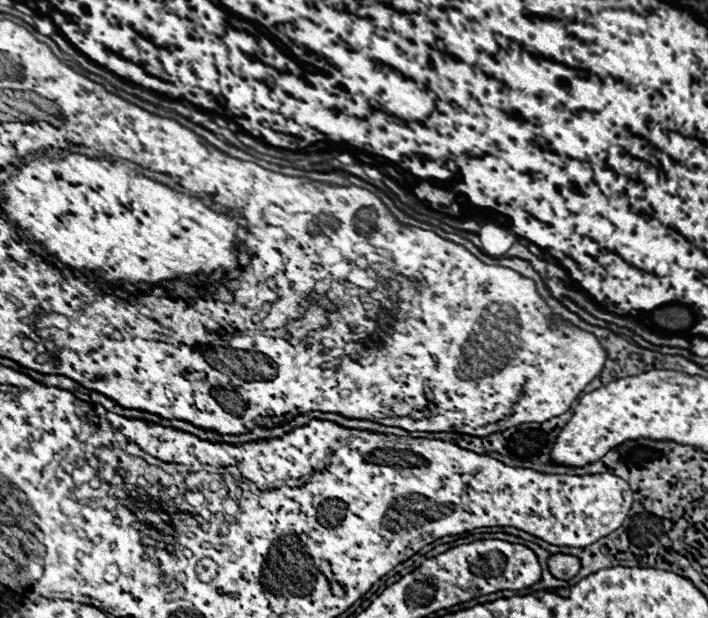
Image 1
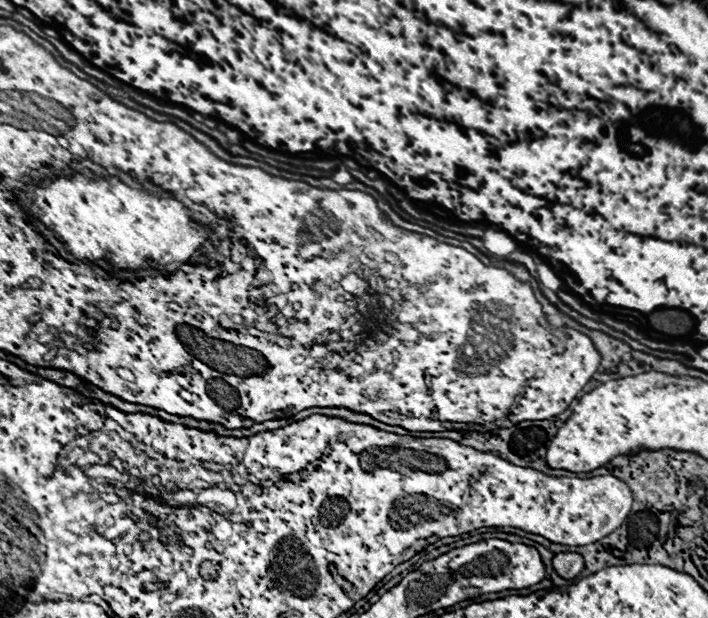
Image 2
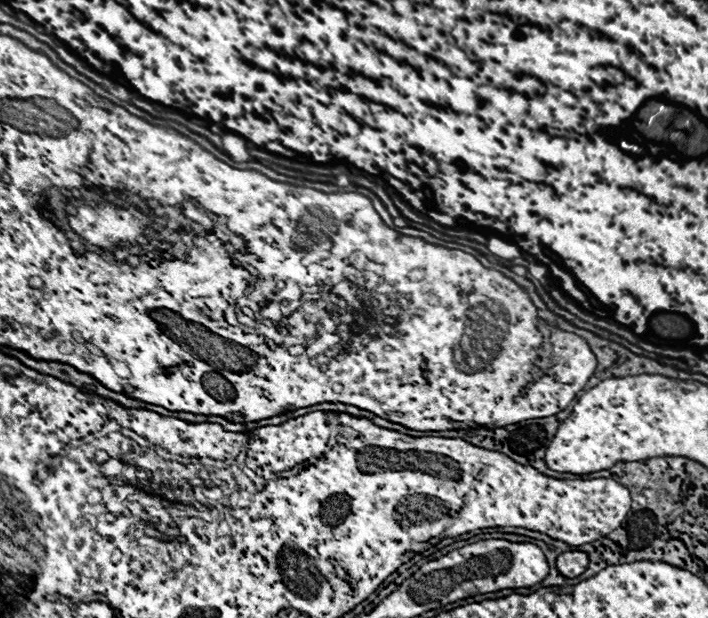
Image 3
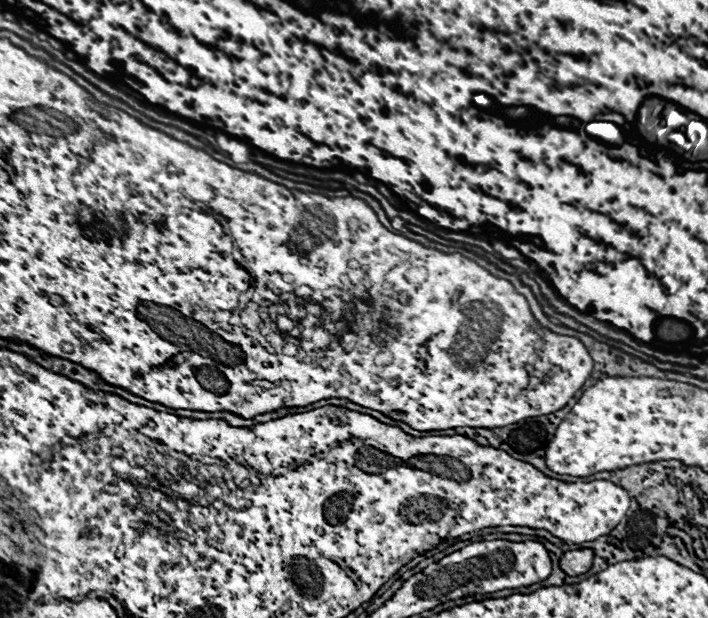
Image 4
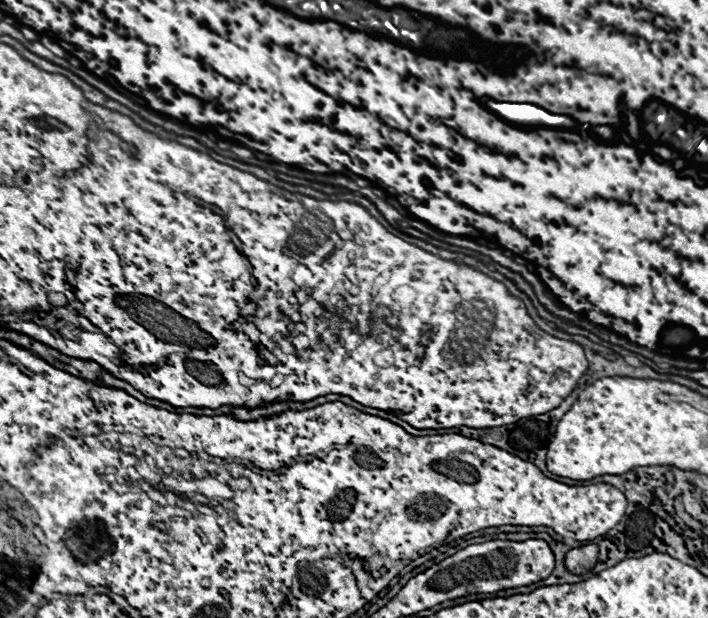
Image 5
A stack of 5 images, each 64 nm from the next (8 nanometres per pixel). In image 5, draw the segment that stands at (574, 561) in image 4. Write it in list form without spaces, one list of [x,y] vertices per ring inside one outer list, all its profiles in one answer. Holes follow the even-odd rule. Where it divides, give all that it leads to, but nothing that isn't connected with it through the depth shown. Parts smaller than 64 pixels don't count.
[[[588,544],[582,548],[574,548],[566,554],[566,568],[572,574],[586,574],[594,568],[596,560],[598,560],[598,546]]]

